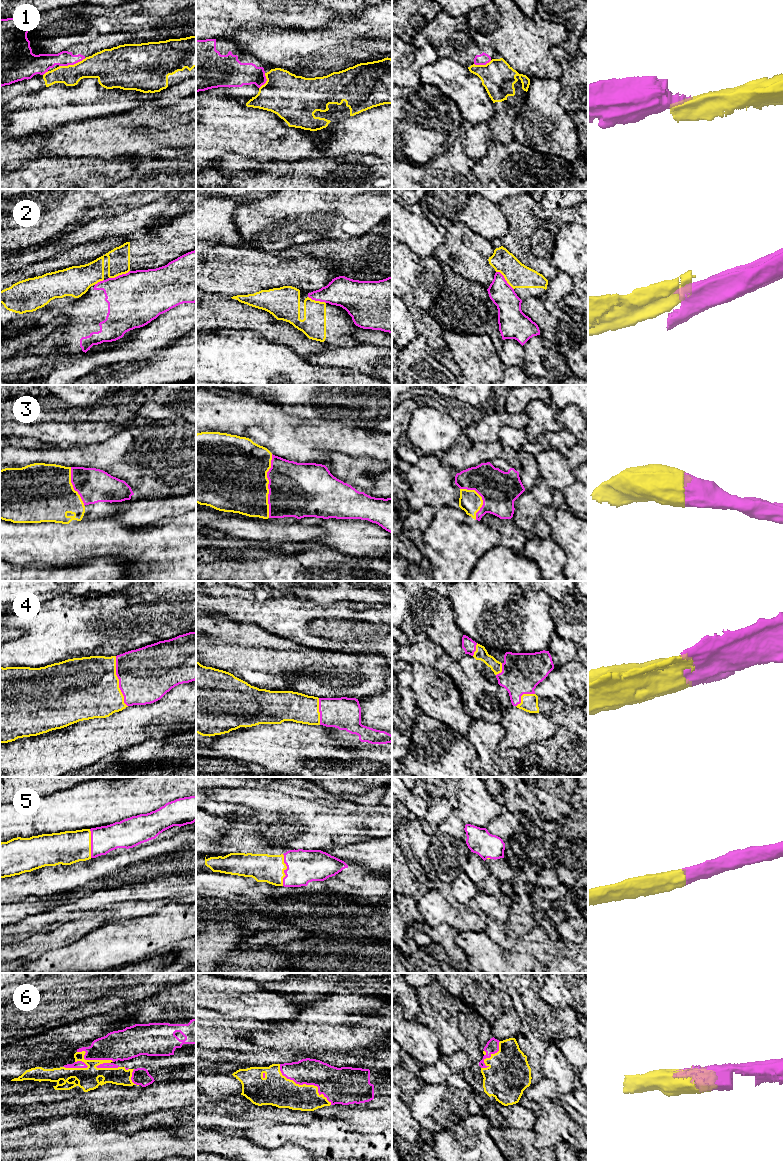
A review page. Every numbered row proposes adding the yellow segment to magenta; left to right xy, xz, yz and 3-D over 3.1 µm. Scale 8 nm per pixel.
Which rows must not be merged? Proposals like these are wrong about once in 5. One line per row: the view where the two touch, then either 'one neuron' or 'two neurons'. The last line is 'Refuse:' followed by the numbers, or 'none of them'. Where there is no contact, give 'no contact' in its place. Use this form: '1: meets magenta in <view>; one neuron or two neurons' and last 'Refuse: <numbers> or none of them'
1: meets magenta in xy; two neurons
2: meets magenta in xy; two neurons
3: meets magenta in xz; one neuron
4: meets magenta in xy; one neuron
5: meets magenta in xz; one neuron
6: meets magenta in xz; one neuron
Refuse: 1, 2

